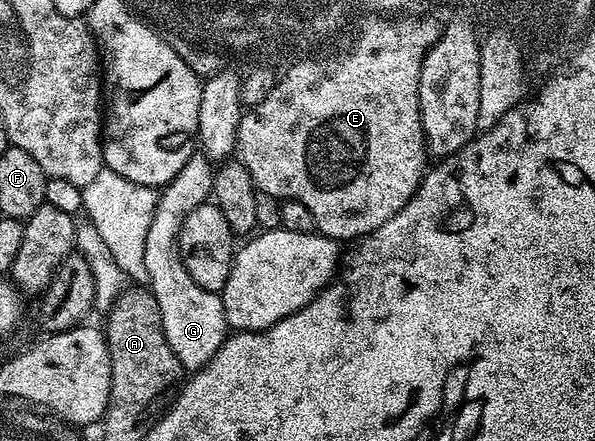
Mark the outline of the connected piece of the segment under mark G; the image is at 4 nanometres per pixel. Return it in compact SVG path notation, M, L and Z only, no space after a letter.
M194 154L187 158L183 170L179 170L179 174L175 174L175 178L171 178L171 182L160 189L151 226L147 226L147 242L143 250L143 262L149 275L148 287L155 302L159 302L163 334L167 334L171 350L185 370L204 368L207 362L211 362L219 346L223 346L227 335L220 295L199 286L199 282L187 274L187 266L183 266L177 245L179 230L187 214L210 199L214 171L214 165L204 154Z

